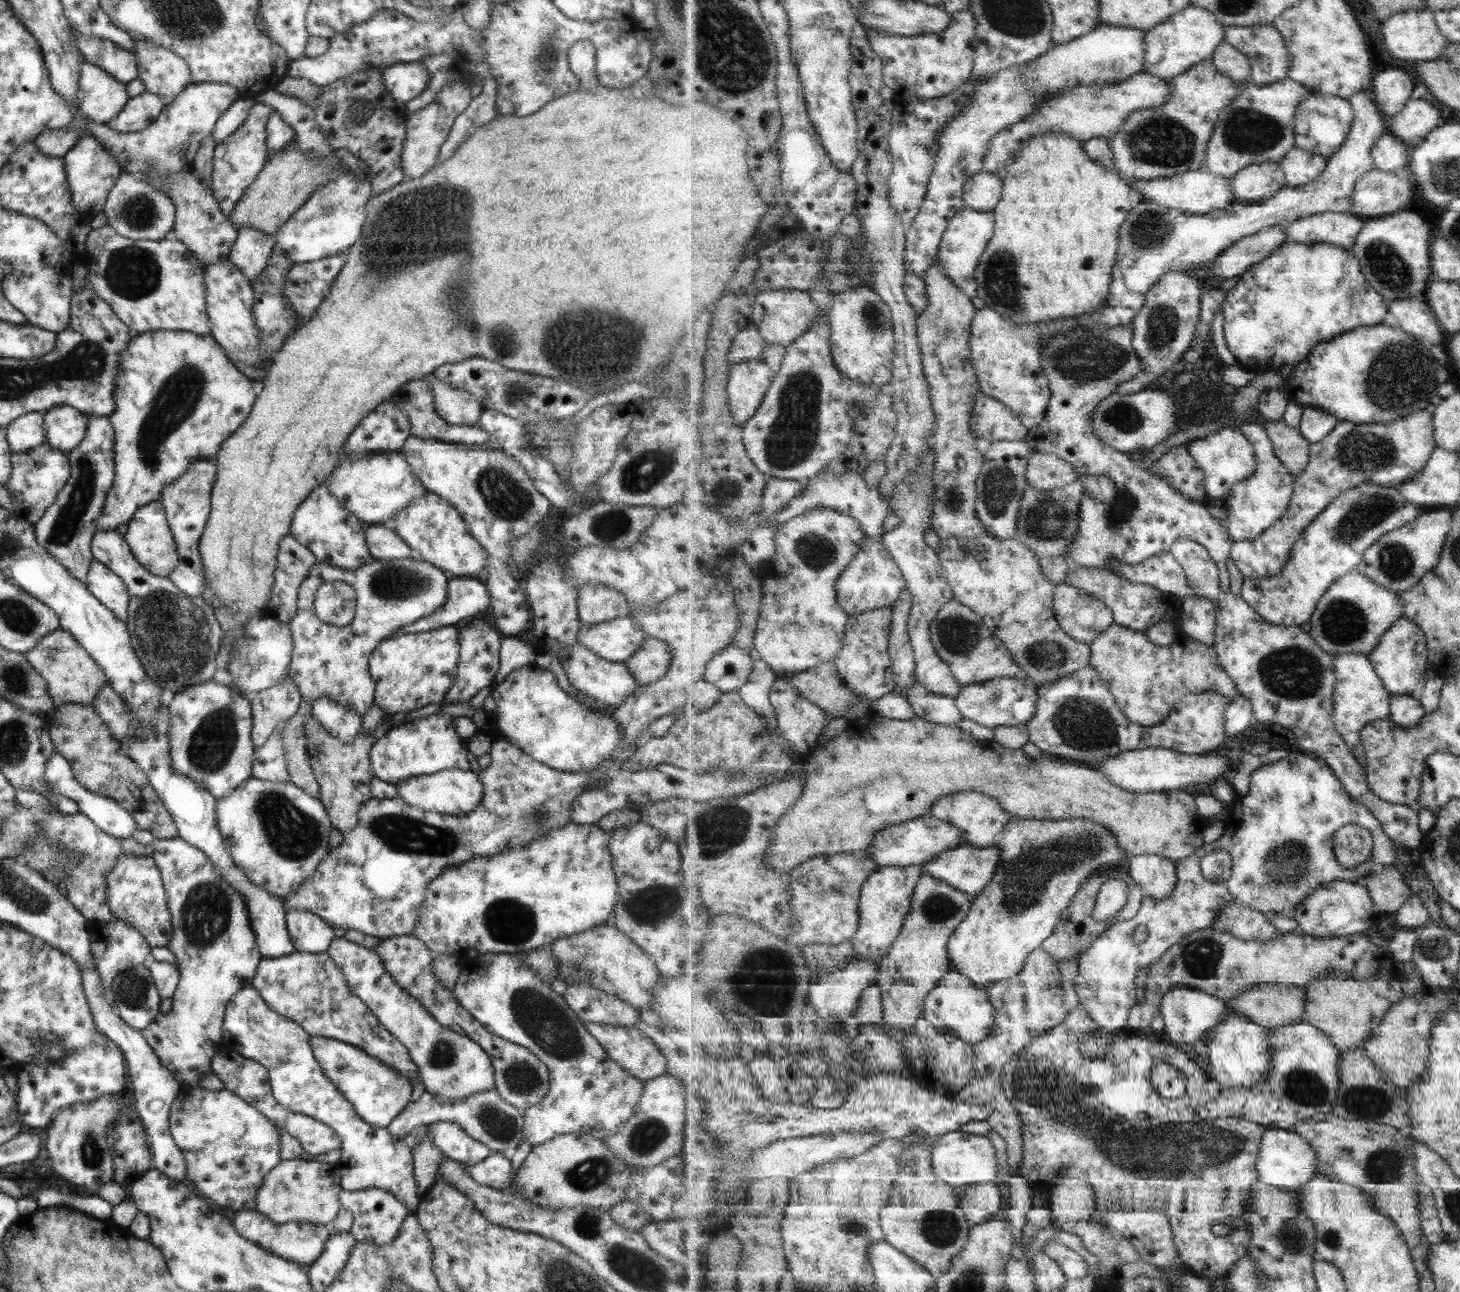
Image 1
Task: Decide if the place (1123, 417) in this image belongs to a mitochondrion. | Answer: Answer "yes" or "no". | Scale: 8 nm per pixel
yes

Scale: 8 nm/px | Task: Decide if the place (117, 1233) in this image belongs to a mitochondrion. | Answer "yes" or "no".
no

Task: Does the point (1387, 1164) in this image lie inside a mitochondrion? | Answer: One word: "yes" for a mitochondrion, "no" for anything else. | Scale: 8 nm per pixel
yes

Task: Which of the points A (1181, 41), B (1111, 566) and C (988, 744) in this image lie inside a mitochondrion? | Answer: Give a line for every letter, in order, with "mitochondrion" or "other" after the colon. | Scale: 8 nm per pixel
A: other
B: other
C: other

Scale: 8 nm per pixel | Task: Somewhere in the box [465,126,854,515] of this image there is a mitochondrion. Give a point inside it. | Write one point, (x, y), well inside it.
(793, 435)

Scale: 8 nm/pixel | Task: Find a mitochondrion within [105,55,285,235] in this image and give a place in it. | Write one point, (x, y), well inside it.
(139, 212)

